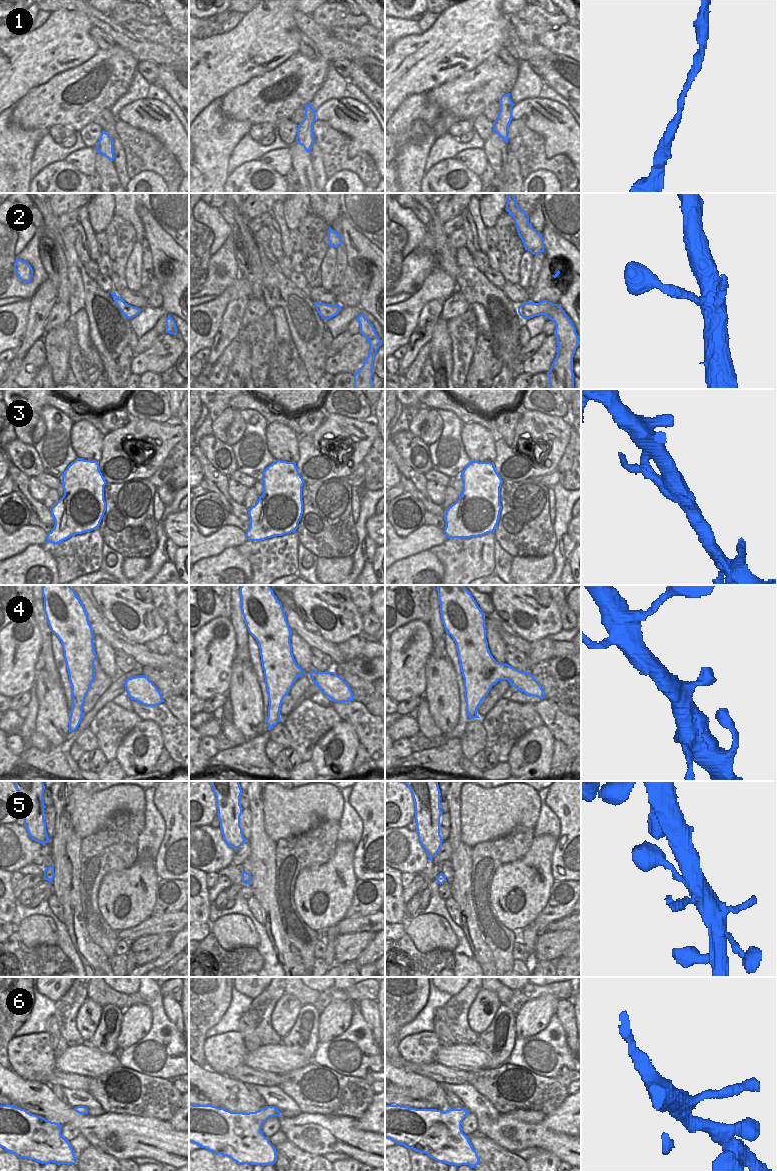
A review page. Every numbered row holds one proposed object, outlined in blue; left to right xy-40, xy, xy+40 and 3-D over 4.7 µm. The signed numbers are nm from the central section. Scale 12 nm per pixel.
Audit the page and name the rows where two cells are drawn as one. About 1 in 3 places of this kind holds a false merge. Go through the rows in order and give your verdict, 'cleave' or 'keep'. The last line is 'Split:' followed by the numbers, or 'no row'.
1: keep
2: keep
3: keep
4: keep
5: keep
6: keep
Split: no row

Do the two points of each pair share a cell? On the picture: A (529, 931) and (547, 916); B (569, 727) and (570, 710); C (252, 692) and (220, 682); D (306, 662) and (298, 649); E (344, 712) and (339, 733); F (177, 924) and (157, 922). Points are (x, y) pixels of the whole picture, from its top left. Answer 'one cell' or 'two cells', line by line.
A: one cell
B: two cells
C: two cells
D: one cell
E: two cells
F: one cell

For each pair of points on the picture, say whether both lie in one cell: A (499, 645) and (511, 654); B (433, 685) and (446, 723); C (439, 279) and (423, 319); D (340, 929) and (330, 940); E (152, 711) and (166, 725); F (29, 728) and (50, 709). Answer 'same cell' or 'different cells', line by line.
A: different cells
B: same cell
C: different cells
D: different cells
E: same cell
F: different cells

